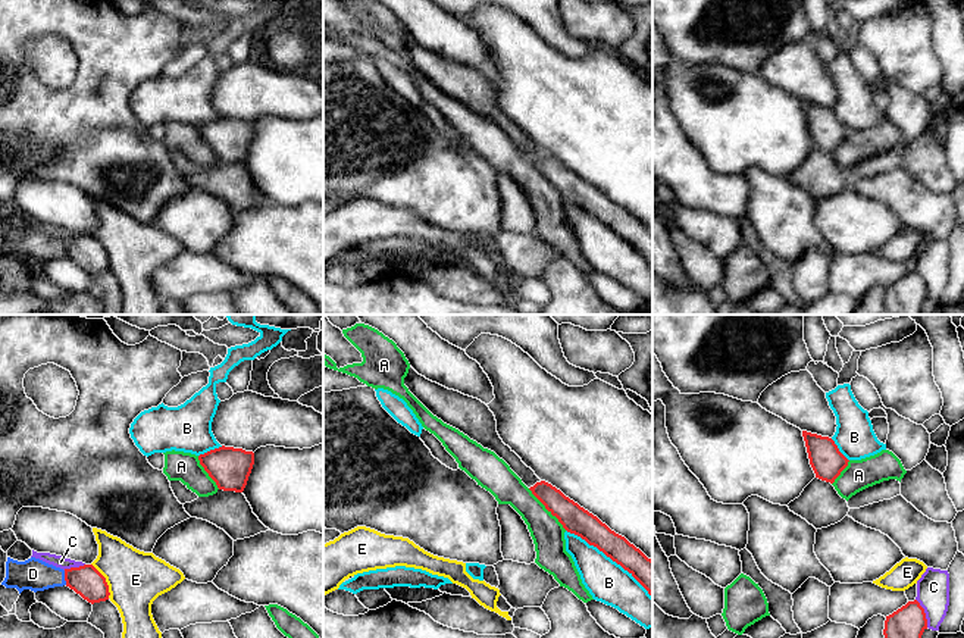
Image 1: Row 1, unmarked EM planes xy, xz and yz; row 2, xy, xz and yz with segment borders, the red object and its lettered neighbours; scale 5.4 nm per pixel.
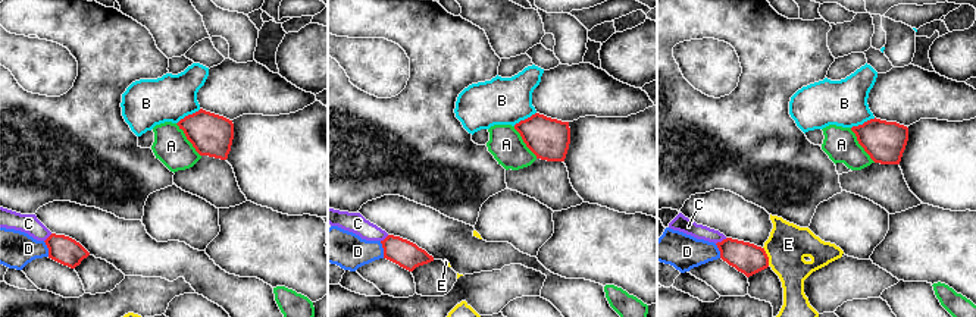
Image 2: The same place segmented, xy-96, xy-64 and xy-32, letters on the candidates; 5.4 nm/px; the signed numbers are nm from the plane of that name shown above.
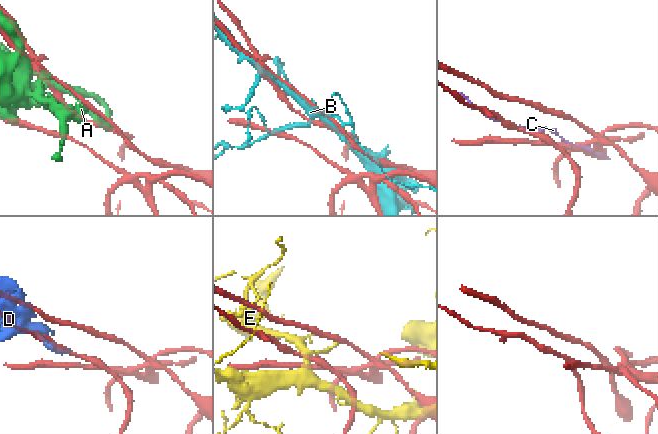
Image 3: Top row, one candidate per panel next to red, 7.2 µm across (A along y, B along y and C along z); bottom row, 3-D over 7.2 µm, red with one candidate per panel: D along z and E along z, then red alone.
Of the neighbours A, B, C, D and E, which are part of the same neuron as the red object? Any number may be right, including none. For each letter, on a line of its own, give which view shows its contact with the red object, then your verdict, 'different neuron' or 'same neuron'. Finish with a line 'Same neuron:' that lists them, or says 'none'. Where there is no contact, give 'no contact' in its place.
A: contact in xz; same neuron
B: contact in xz; different neuron
C: contact in yz; different neuron
D: contact in xy; different neuron
E: contact in xy; different neuron
Same neuron: A

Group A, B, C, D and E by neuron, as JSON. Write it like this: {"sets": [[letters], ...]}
{"sets": [["A"], ["B"], ["C"], ["D"], ["E"]]}

